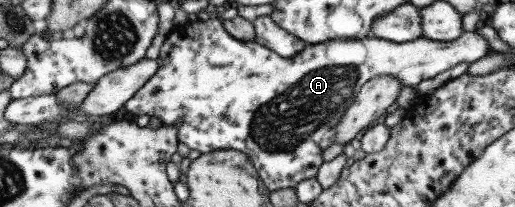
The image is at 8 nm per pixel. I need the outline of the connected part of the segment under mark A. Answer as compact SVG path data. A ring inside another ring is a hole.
M210 18L208 21L197 20L196 22L188 22L186 24L178 24L171 30L169 37L164 41L164 45L160 49L160 55L157 58L158 69L156 73L144 84L142 89L139 89L130 99L123 105L123 108L128 113L129 117L140 117L148 115L150 117L157 117L162 121L162 124L167 126L174 124L177 127L177 136L180 142L185 143L190 149L197 149L202 154L210 153L216 150L236 150L248 155L252 160L253 166L259 173L260 179L270 191L277 189L295 188L300 181L314 178L319 170L319 167L324 163L322 160L322 150L318 146L320 140L325 135L328 135L333 127L340 123L342 115L349 109L349 105L353 102L356 94L361 90L361 87L370 79L375 77L382 77L383 75L391 75L399 79L399 82L404 86L416 87L424 79L436 77L438 73L444 73L446 69L452 69L458 63L465 62L466 65L482 59L486 54L492 53L486 39L475 31L466 31L460 35L459 39L454 42L436 42L424 37L408 41L405 43L390 42L386 39L368 38L368 39L350 39L350 40L336 40L324 41L324 43L310 44L304 51L300 51L298 55L291 58L283 58L276 55L274 51L270 51L266 47L255 43L255 41L238 41L224 29L222 19Z

